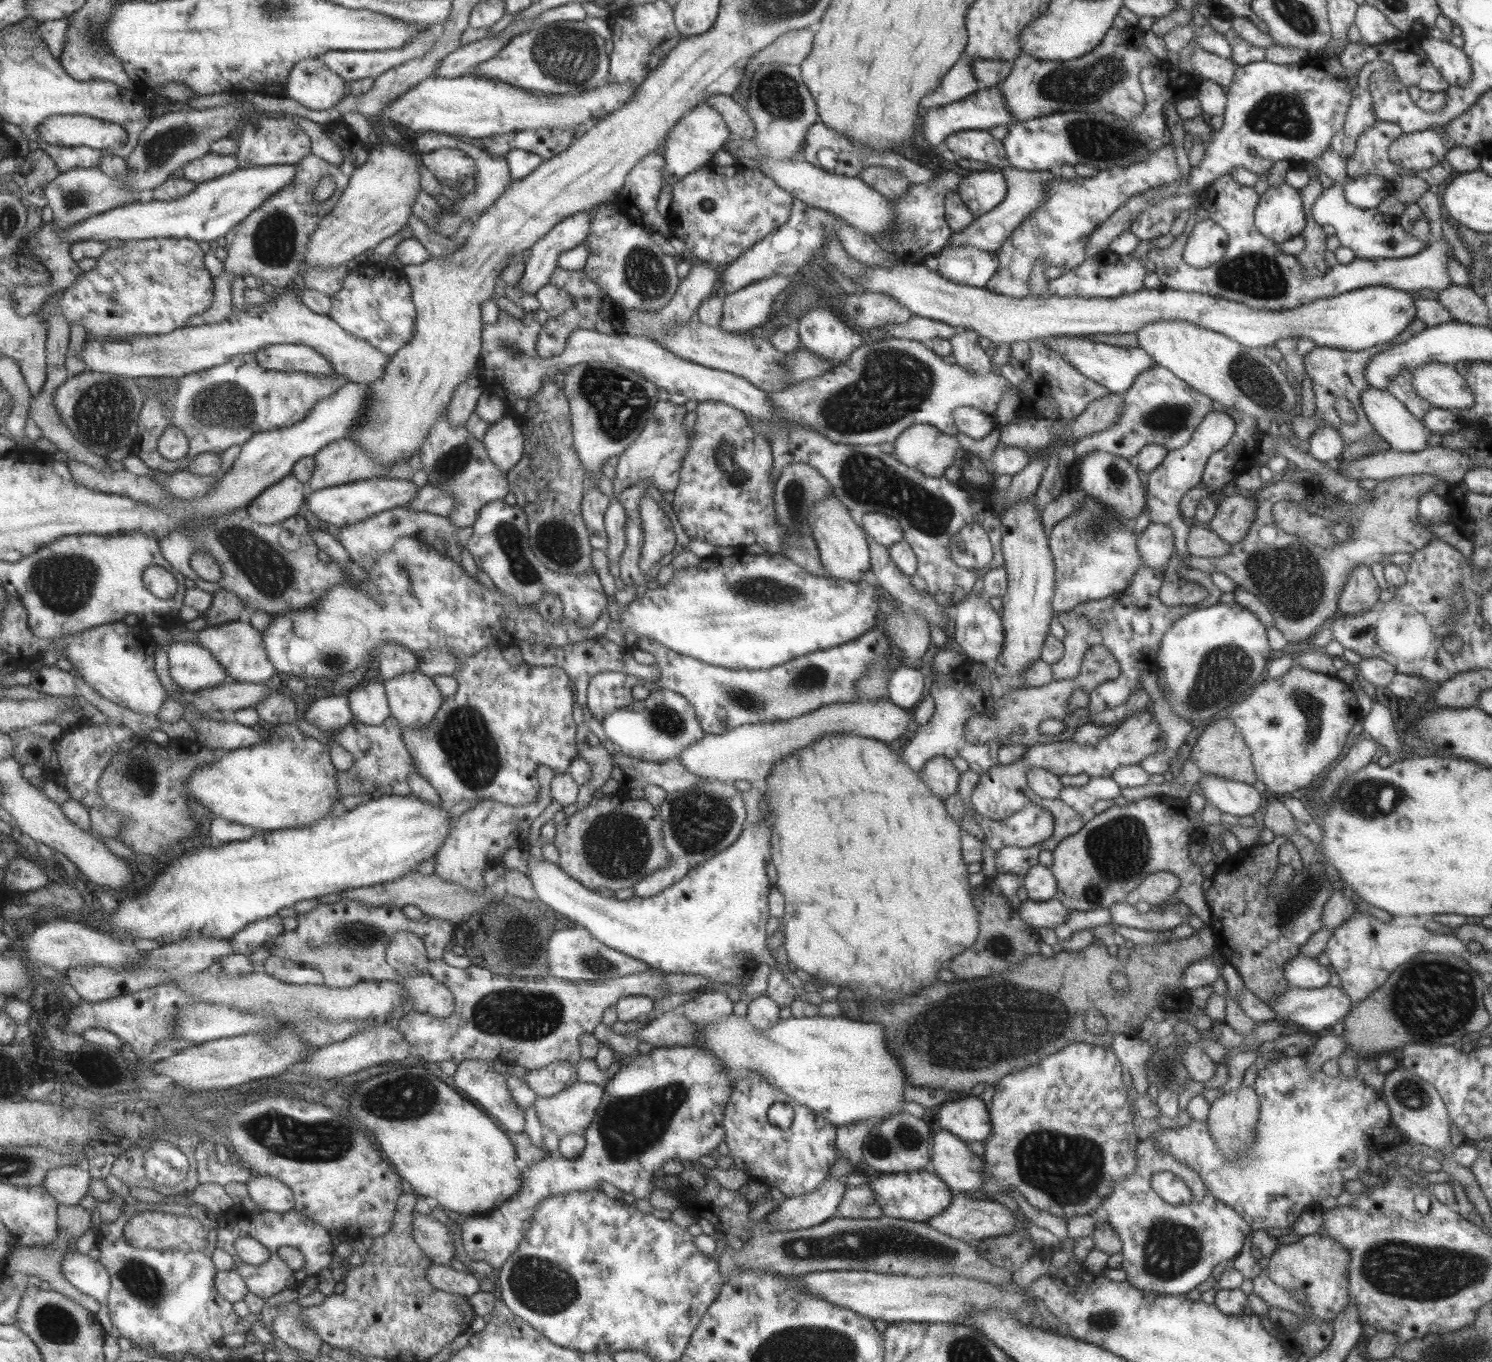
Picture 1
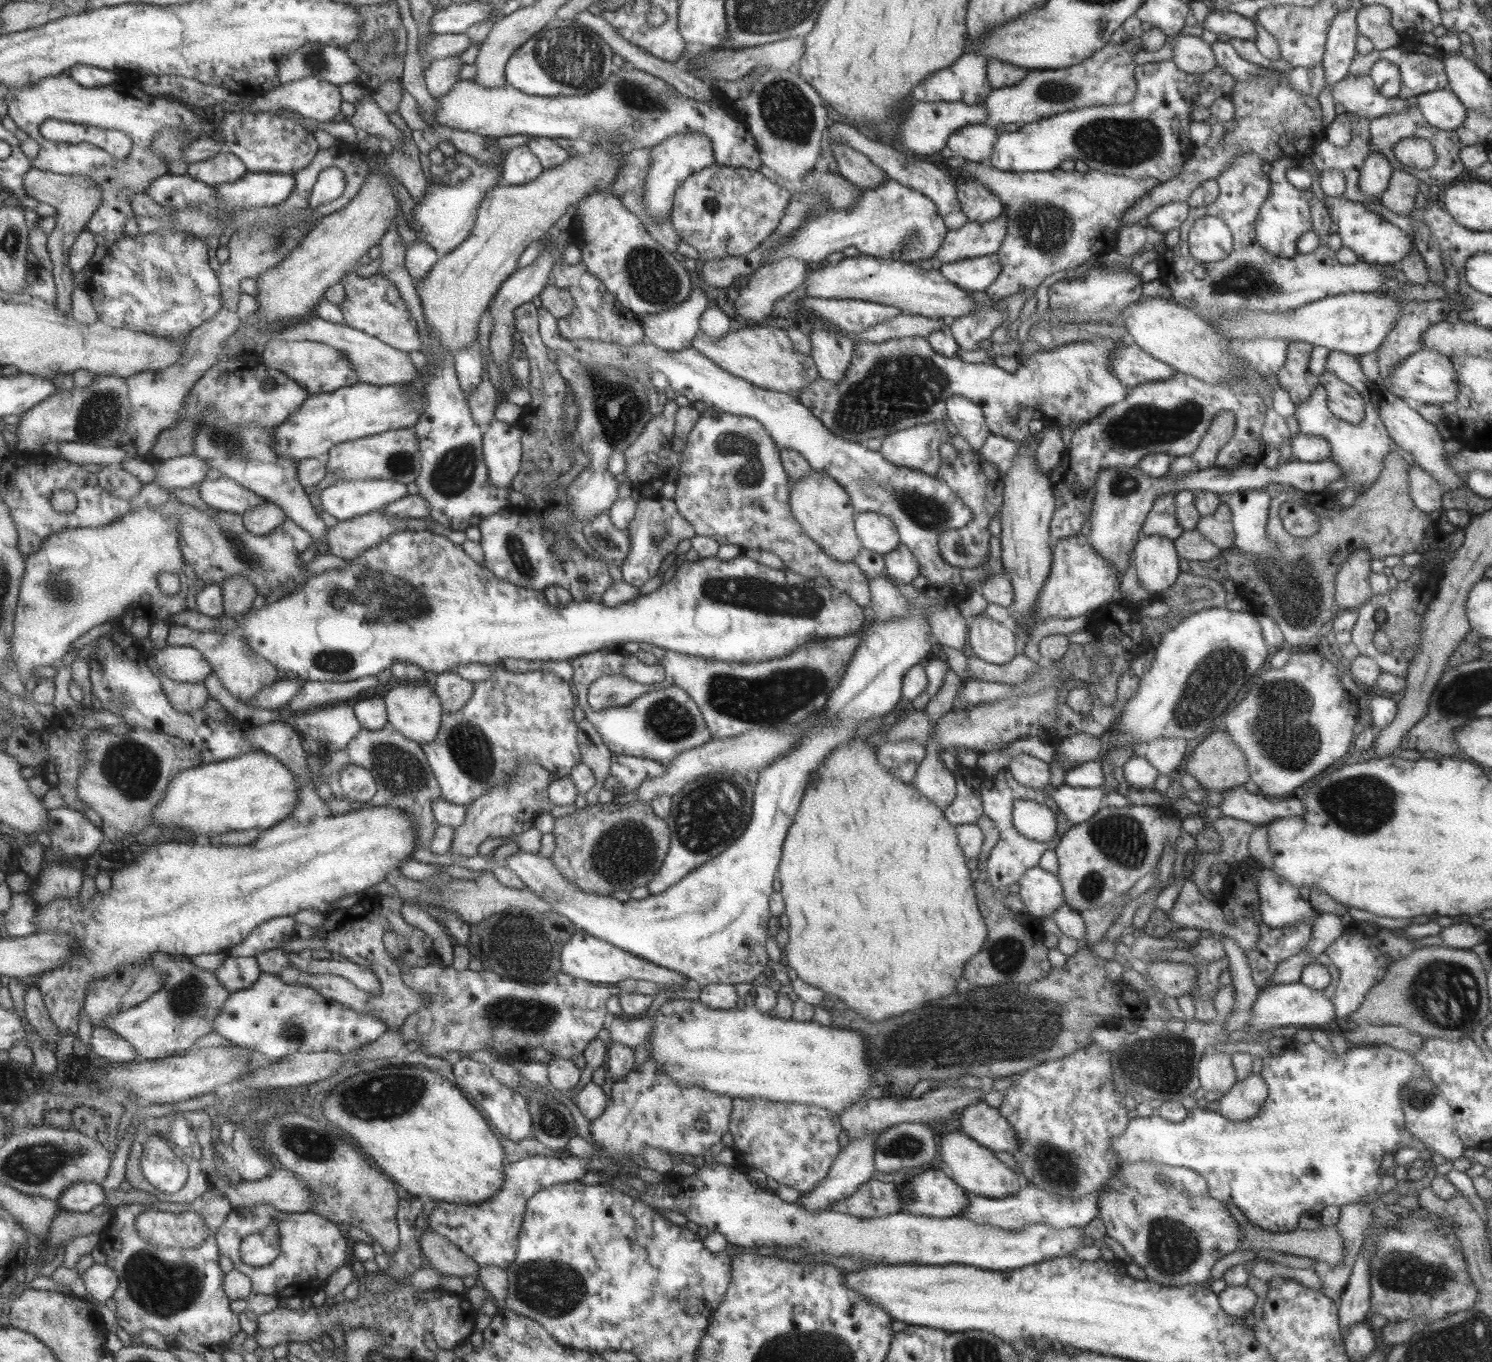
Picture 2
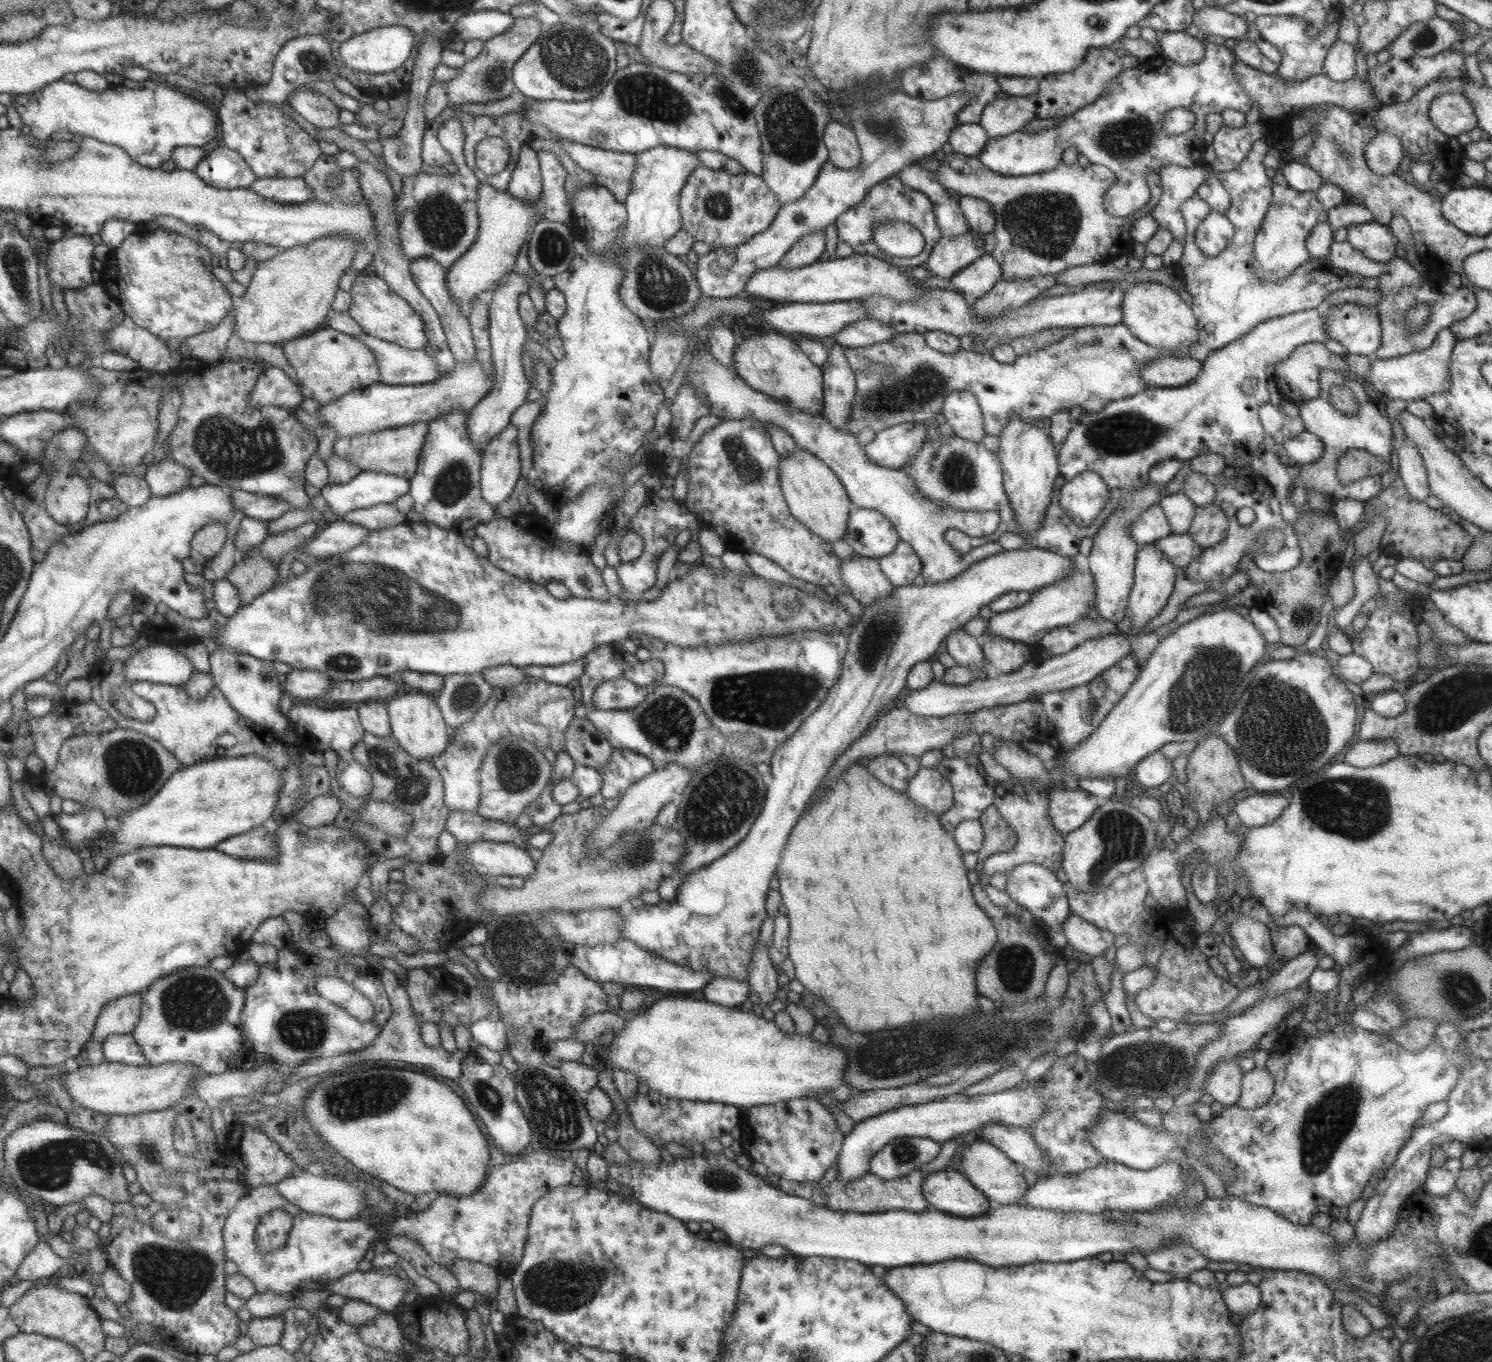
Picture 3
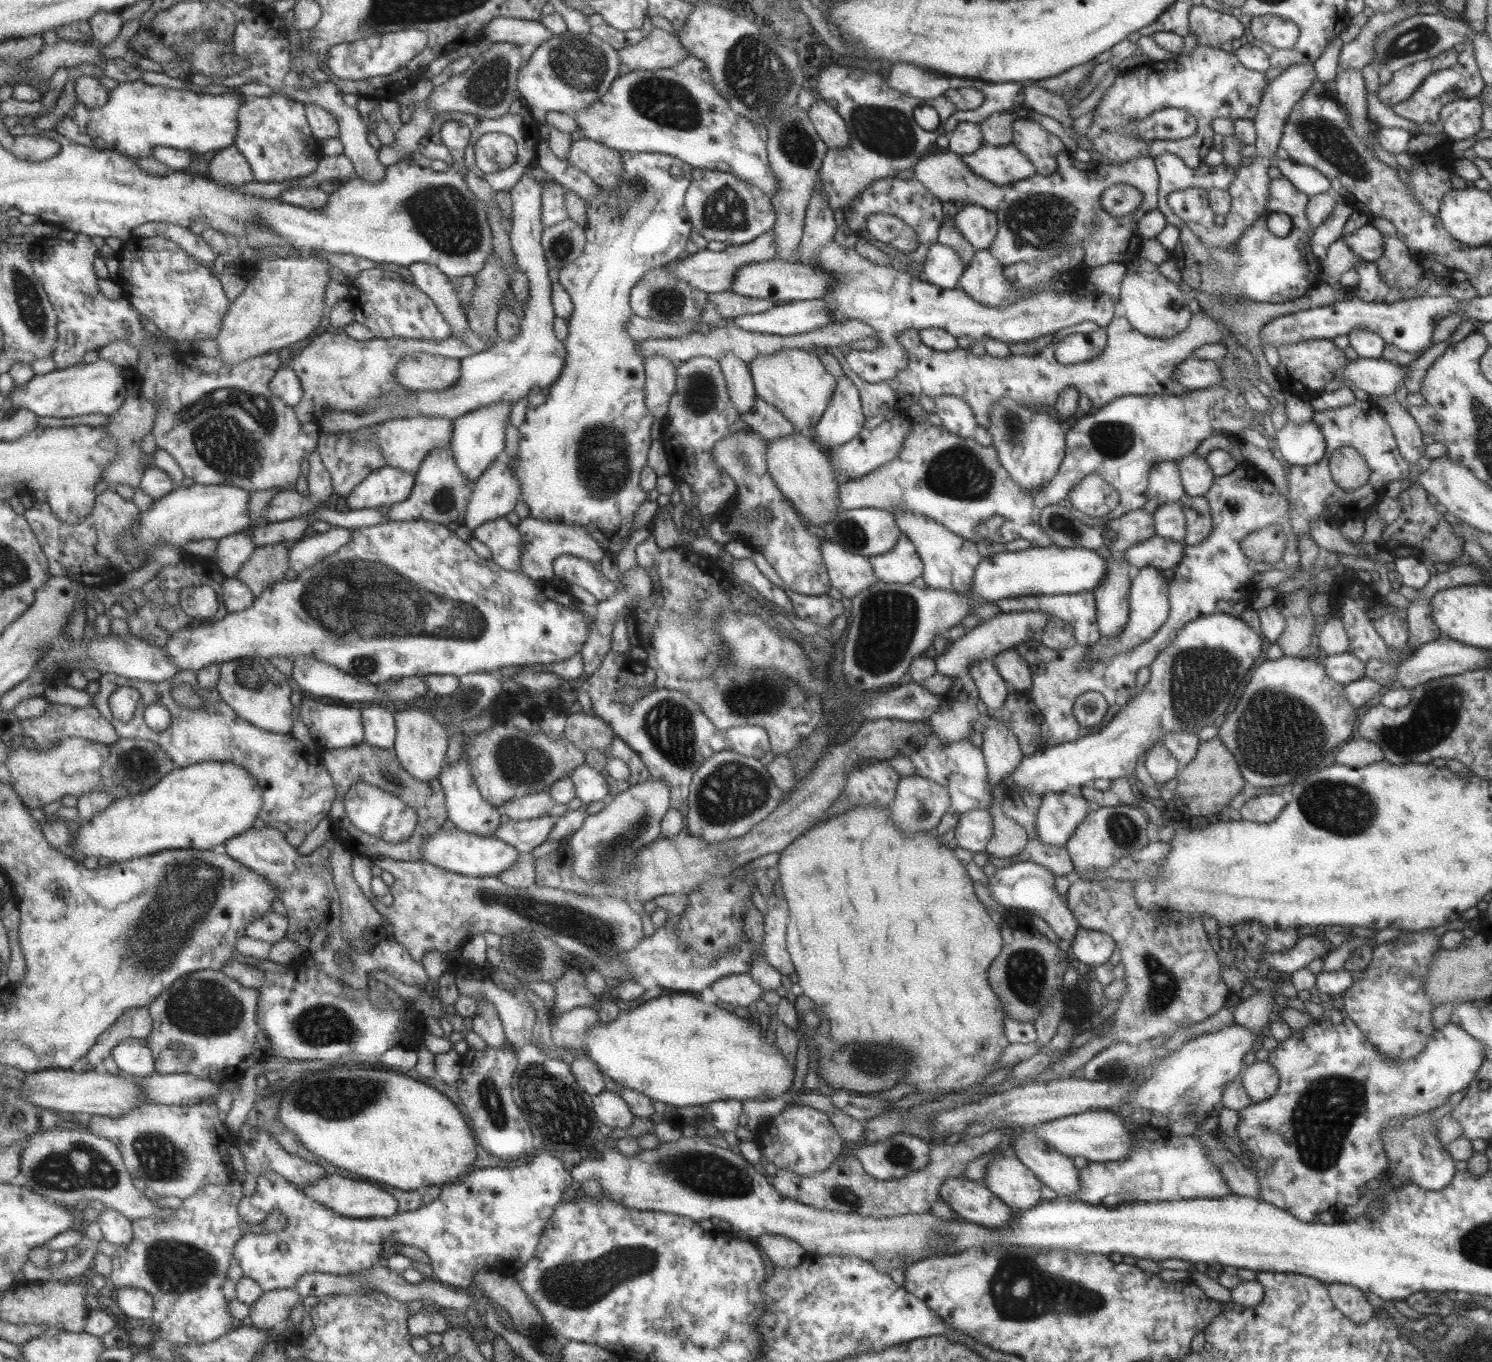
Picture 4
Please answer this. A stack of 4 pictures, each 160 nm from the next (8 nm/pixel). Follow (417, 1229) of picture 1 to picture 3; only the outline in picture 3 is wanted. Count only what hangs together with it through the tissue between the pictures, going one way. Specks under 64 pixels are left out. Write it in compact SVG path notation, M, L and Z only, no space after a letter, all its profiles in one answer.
M453 1260L448 1270L454 1274L461 1290L478 1292L487 1297L489 1303L494 1300L496 1295L498 1278L504 1273L500 1269L471 1260Z

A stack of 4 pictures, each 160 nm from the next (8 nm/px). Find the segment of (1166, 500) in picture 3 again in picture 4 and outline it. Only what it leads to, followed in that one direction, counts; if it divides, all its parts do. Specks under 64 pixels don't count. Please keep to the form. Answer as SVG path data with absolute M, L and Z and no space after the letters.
M1177 500L1158 505L1152 512L1155 536L1171 542L1184 542L1186 524L1182 503L1183 500Z

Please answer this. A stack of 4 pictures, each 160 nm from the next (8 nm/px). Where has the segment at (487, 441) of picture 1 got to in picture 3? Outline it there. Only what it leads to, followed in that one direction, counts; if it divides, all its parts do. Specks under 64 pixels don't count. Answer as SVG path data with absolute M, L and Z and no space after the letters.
M515 427L503 428L489 441L480 463L480 493L482 499L496 509L509 496L521 477L520 458Z

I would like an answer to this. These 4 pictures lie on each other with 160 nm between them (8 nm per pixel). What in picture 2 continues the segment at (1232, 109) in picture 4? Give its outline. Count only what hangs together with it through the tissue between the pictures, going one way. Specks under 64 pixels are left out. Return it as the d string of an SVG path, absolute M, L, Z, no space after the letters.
M1170 59L1167 61L1161 60L1161 62L1145 63L1135 65L1134 77L1136 82L1136 93L1133 100L1126 102L1125 104L1103 104L1099 106L1086 107L1085 109L1073 109L1068 110L1064 113L1059 113L1053 115L1052 117L1047 117L1044 119L1037 119L1036 121L1025 123L1018 130L1013 132L1001 131L997 135L996 141L993 145L993 152L991 153L990 160L988 163L997 170L1002 170L1003 172L1014 172L1014 173L1028 173L1037 171L1050 171L1057 169L1060 162L1063 160L1082 160L1090 170L1097 170L1099 172L1116 174L1119 176L1126 176L1134 179L1144 179L1144 178L1156 178L1159 181L1166 181L1173 178L1183 166L1183 162L1188 156L1192 155L1195 146L1188 140L1188 126L1190 120L1190 112L1192 108L1197 107L1207 107L1211 102L1215 101L1216 98L1226 98L1230 100L1230 94L1234 87L1234 78L1227 74L1221 67L1215 65L1209 72L1205 74L1189 74L1179 70Z

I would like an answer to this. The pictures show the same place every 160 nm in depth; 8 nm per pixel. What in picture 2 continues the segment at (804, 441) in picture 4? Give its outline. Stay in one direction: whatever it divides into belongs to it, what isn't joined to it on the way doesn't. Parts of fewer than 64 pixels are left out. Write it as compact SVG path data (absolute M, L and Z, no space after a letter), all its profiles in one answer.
M811 470L809 475L793 482L788 501L795 522L825 554L837 562L854 562L853 558L862 548L854 530L856 512L851 506L849 495L837 482L827 475Z

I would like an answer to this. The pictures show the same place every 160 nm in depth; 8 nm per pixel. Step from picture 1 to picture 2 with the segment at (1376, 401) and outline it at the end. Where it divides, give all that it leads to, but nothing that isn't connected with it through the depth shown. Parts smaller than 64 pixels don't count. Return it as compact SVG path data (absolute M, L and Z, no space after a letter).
M1386 392L1384 400L1379 402L1379 412L1377 412L1377 415L1379 415L1379 419L1381 419L1381 423L1383 423L1389 439L1399 449L1410 453L1419 468L1429 473L1440 484L1443 492L1453 490L1458 486L1465 486L1465 482L1462 482L1453 473L1453 469L1449 467L1449 463L1445 459L1445 450L1442 447L1442 438L1437 433L1435 426L1425 421L1416 412L1415 404L1411 404L1409 401L1397 398L1397 396Z

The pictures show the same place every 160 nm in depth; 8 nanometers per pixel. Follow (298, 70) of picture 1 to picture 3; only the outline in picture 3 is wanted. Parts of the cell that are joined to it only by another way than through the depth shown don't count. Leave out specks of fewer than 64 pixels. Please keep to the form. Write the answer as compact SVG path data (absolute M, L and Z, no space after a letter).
M298 89L288 96L288 104L316 128L335 128L339 126L340 106L326 94L316 90Z

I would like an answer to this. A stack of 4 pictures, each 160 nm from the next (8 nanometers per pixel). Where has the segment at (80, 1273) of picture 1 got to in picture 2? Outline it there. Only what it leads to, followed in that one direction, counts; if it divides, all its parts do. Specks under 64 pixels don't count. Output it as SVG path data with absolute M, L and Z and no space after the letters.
M93 1263L85 1270L81 1278L87 1287L87 1292L99 1303L113 1298L120 1287L118 1274L107 1263Z

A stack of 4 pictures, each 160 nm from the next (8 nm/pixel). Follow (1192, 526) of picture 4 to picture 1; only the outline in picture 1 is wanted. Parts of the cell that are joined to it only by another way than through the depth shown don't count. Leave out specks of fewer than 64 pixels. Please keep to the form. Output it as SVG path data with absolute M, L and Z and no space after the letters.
M1244 492L1234 496L1226 496L1217 505L1217 510L1211 521L1205 527L1213 534L1217 534L1221 541L1230 545L1243 540L1256 513L1254 500Z

